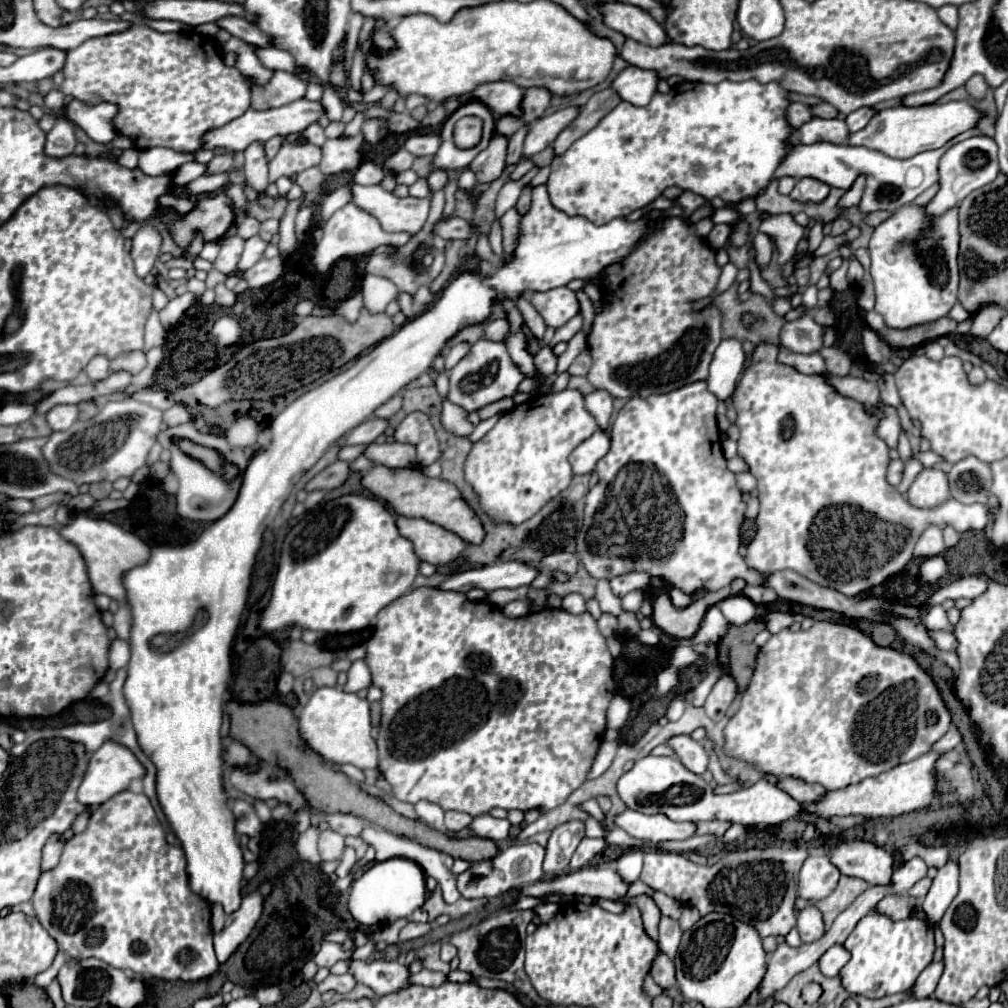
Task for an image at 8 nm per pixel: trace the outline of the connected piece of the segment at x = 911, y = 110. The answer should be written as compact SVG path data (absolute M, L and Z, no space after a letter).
M951 101L951 103L935 103L925 107L893 107L879 111L871 123L853 133L849 137L849 145L863 145L869 149L877 149L889 157L895 159L909 159L911 155L917 155L919 151L931 151L939 149L945 143L949 143L953 137L975 129L979 125L979 119L983 119L985 113L975 109L967 101Z

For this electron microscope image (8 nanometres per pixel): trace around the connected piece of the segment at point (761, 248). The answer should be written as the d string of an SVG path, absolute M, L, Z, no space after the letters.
M759 233L759 235L753 239L753 247L755 247L755 263L757 263L759 267L769 267L771 257L773 257L773 245L771 245L769 235Z

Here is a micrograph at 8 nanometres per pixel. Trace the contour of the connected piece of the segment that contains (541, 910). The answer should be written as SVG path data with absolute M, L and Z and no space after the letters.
M554 903L543 904L535 907L542 924L547 924L559 911L559 905Z

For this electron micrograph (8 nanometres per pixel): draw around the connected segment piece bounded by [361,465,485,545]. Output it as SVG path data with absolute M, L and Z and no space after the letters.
M375 465L373 469L369 469L363 475L361 483L375 497L387 501L399 515L421 517L421 519L427 519L431 523L437 523L437 525L457 533L461 539L465 539L469 543L475 543L475 545L483 543L485 529L483 529L477 513L461 497L461 491L453 483L447 483L445 479L431 479L421 469L413 469L413 467L395 471L395 469L383 467L383 465Z

